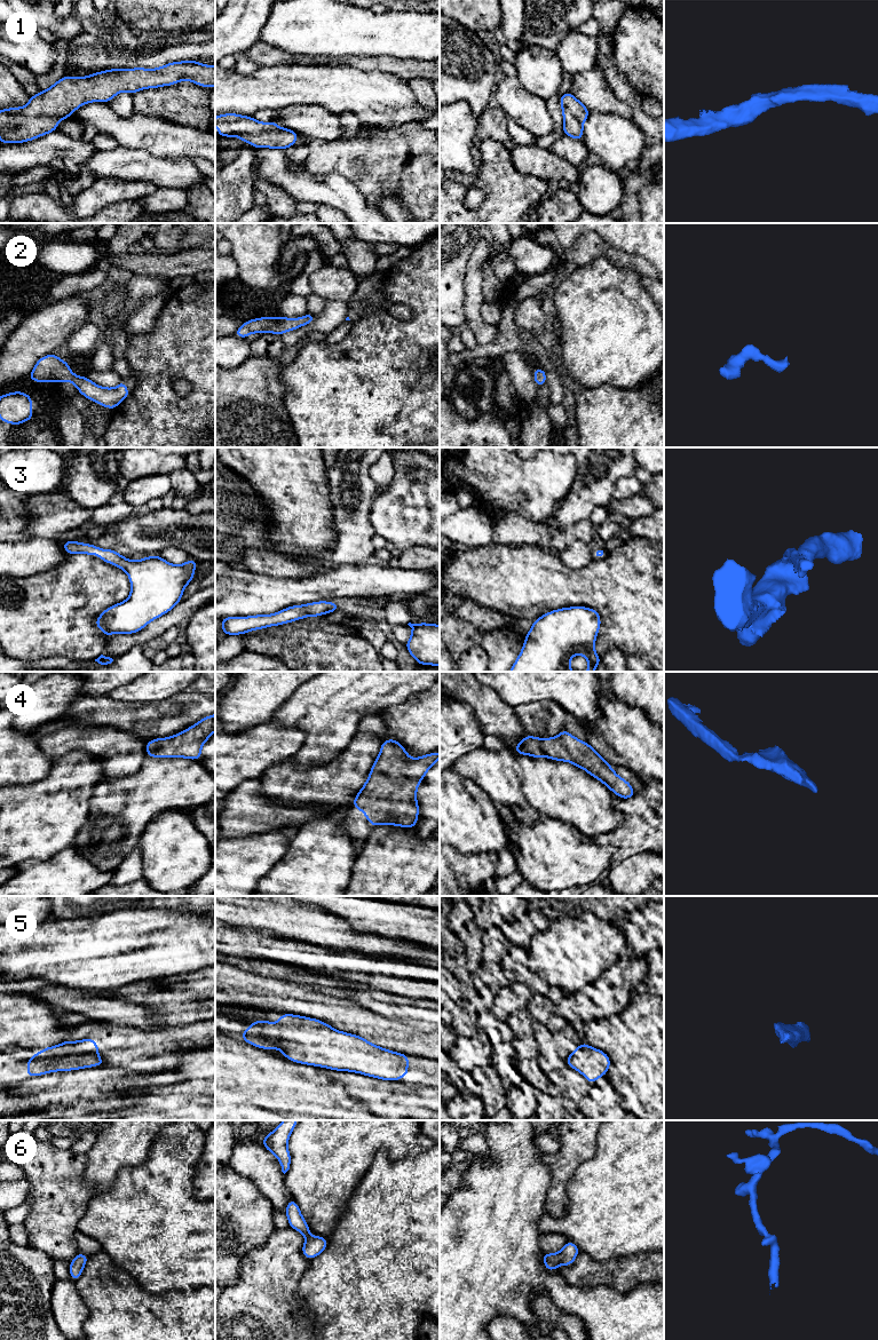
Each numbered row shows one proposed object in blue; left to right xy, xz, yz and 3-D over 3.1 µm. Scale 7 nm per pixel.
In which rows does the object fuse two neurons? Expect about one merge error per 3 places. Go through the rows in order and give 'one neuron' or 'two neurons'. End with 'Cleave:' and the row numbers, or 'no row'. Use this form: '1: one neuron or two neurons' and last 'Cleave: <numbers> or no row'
1: one neuron
2: one neuron
3: one neuron
4: one neuron
5: one neuron
6: one neuron
Cleave: no row

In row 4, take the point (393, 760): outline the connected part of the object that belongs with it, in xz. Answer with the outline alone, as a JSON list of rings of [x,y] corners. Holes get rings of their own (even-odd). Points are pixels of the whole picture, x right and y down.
[[[382,740],[371,772],[353,801],[372,826],[413,828],[418,822],[417,788],[440,752],[411,759],[398,740]]]

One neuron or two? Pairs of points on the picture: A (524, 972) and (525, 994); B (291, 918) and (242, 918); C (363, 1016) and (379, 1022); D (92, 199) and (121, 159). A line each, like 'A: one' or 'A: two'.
A: two
B: one
C: one
D: two

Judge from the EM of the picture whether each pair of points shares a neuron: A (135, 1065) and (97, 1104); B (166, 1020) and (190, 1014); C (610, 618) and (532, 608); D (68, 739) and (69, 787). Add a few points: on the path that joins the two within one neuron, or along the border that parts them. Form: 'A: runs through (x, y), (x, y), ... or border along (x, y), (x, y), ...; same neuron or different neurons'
A: border along (127, 1067), (137, 1072), (158, 1072); different neurons
B: runs through (172, 1020), (184, 1014); same neuron
C: runs through (593, 599), (591, 596), (552, 596); same neuron
D: border along (94, 756), (79, 751), (71, 751), (54, 760); different neurons

